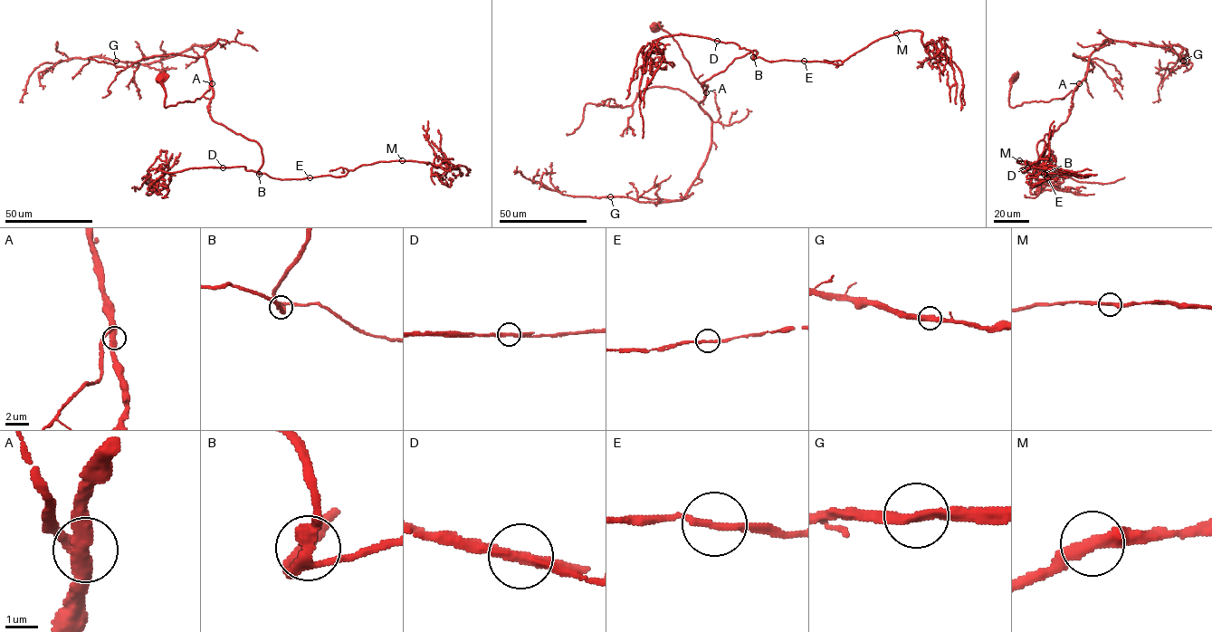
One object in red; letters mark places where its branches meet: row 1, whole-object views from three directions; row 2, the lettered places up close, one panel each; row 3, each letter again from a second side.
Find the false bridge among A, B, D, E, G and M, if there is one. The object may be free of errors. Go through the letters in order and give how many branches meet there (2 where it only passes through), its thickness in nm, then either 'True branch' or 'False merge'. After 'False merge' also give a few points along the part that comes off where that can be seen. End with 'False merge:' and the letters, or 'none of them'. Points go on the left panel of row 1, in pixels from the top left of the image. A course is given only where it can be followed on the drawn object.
A: Branches: 3. Thickness 320 nm. True branch
B: Branches: 3. Thickness 280 nm. True branch
D: Branches: 2. Thickness 280 nm. True branch
E: Branches: 2. Thickness 220 nm. True branch
G: Branches: 2. Thickness 340 nm. True branch
M: Branches: 2. Thickness 320 nm. True branch
False merge: none of them

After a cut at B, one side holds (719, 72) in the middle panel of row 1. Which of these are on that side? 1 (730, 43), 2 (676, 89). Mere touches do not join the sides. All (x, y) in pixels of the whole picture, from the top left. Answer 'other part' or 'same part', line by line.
1: other part
2: same part

